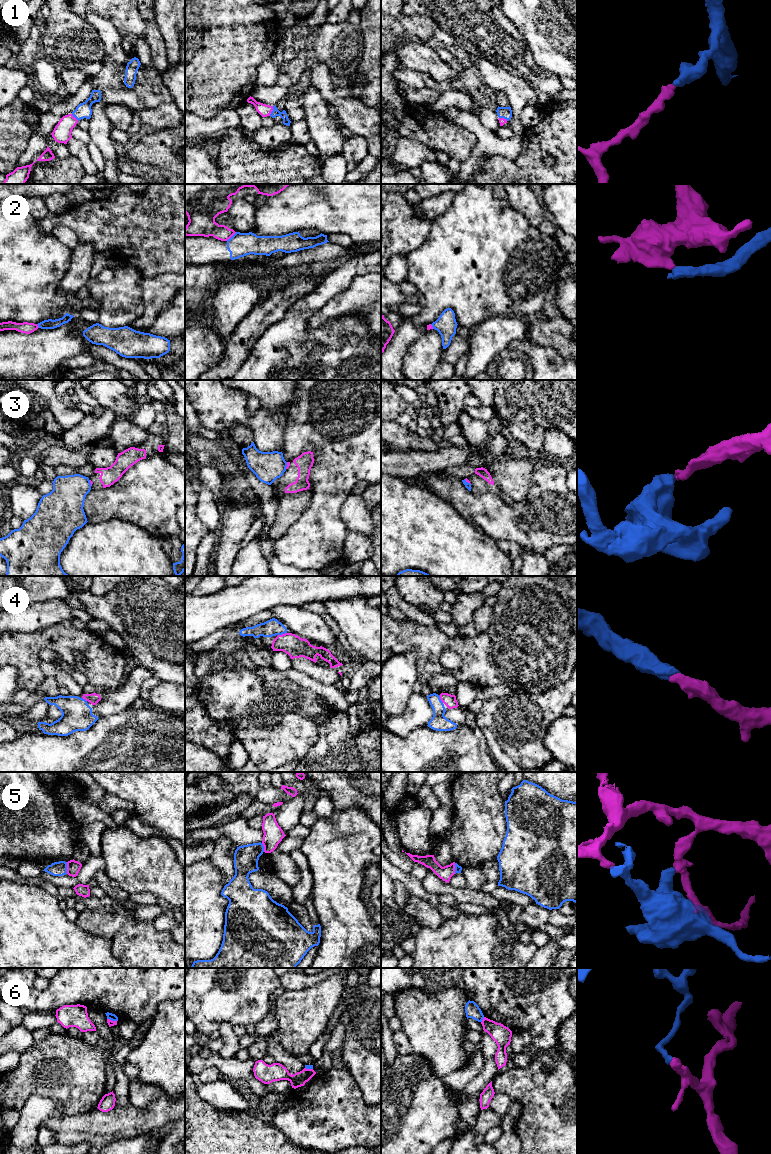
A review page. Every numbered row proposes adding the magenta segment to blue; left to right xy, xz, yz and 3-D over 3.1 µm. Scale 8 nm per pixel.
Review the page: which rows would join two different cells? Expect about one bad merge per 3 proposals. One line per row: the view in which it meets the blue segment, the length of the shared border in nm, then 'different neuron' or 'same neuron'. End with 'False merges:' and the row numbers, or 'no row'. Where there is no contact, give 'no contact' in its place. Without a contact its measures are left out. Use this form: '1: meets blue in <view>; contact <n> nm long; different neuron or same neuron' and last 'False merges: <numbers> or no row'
1: meets blue in xz; contact 90 nm long; same neuron
2: meets blue in xz; contact 110 nm long; different neuron
3: meets blue in yz; contact 70 nm long; different neuron
4: meets blue in xz; contact 80 nm long; same neuron
5: meets blue in xy; contact 100 nm long; different neuron
6: meets blue in yz; contact 50 nm long; different neuron
False merges: 2, 3, 5, 6

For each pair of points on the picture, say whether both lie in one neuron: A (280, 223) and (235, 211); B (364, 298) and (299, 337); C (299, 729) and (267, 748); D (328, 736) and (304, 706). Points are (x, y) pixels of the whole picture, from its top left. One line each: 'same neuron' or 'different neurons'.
A: different neurons
B: different neurons
C: same neuron
D: different neurons

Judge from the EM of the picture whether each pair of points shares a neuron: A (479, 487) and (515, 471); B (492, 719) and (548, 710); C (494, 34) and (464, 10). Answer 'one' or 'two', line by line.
A: one
B: one
C: one

